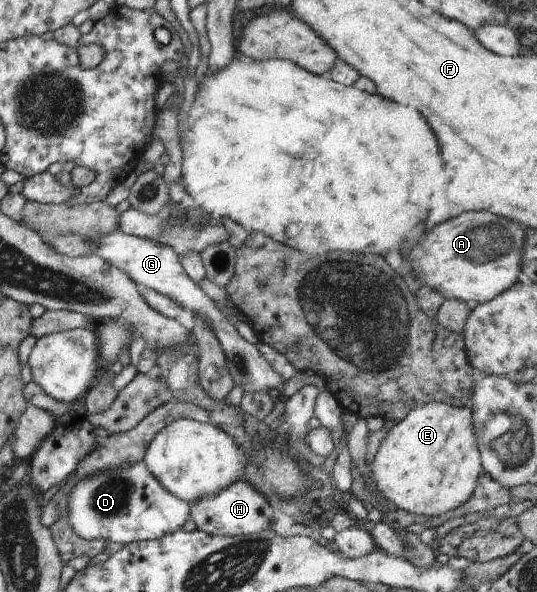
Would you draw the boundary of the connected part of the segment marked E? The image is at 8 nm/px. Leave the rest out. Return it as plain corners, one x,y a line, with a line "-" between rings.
428,402
413,408
382,440
373,463
376,486
397,508
424,517
438,517
468,502
478,477
484,473
478,450
472,411
469,407
456,408
439,402

